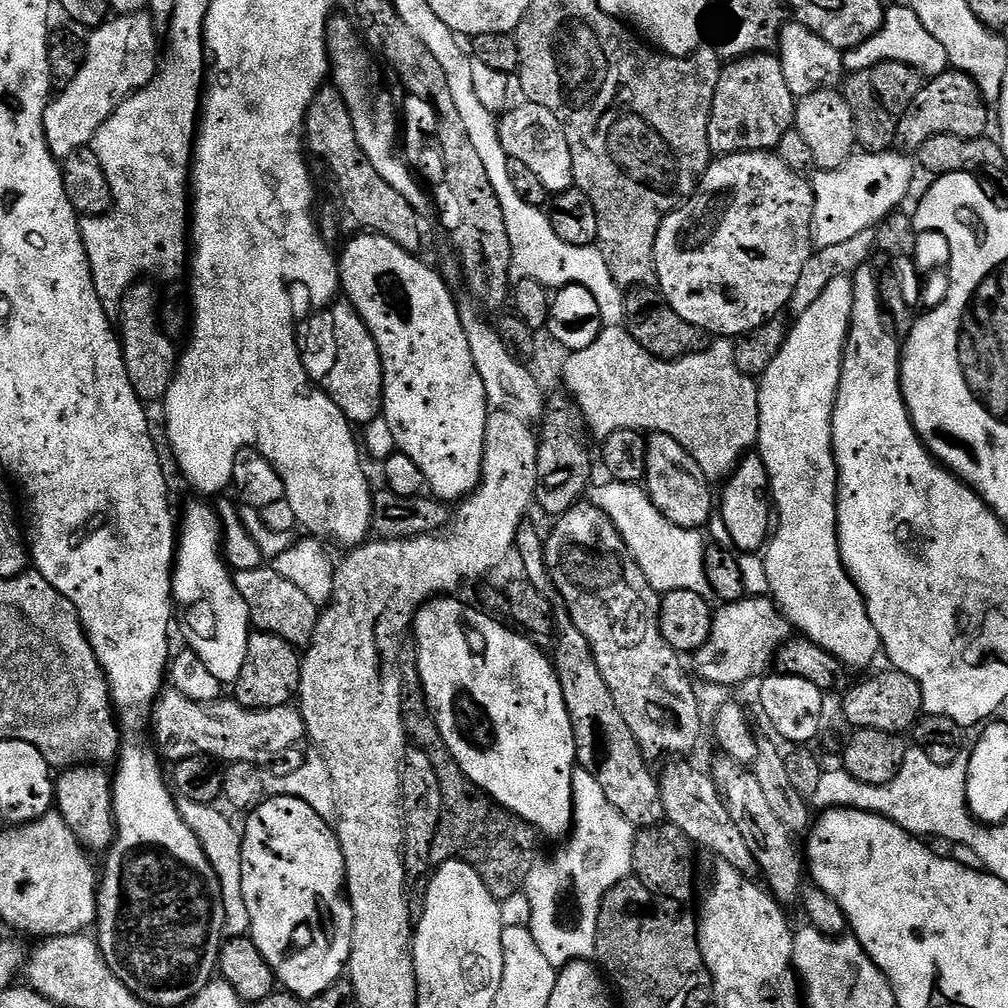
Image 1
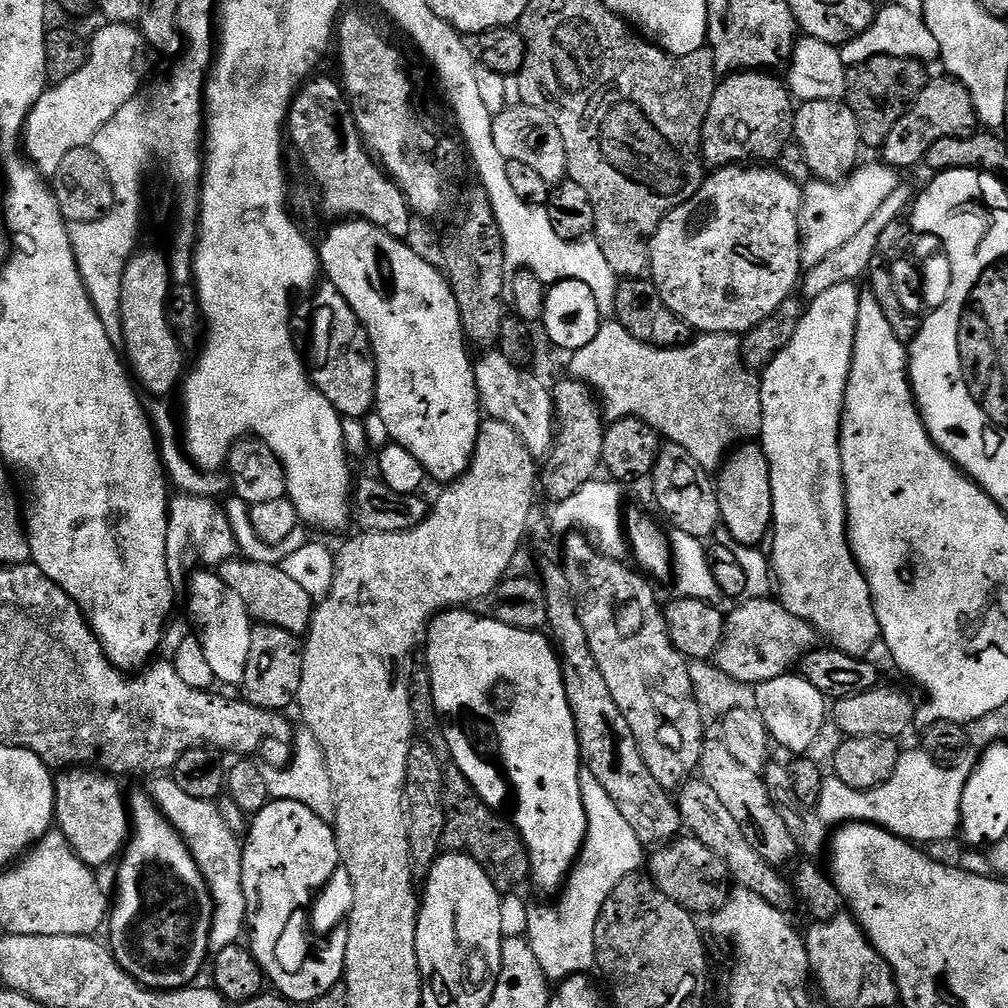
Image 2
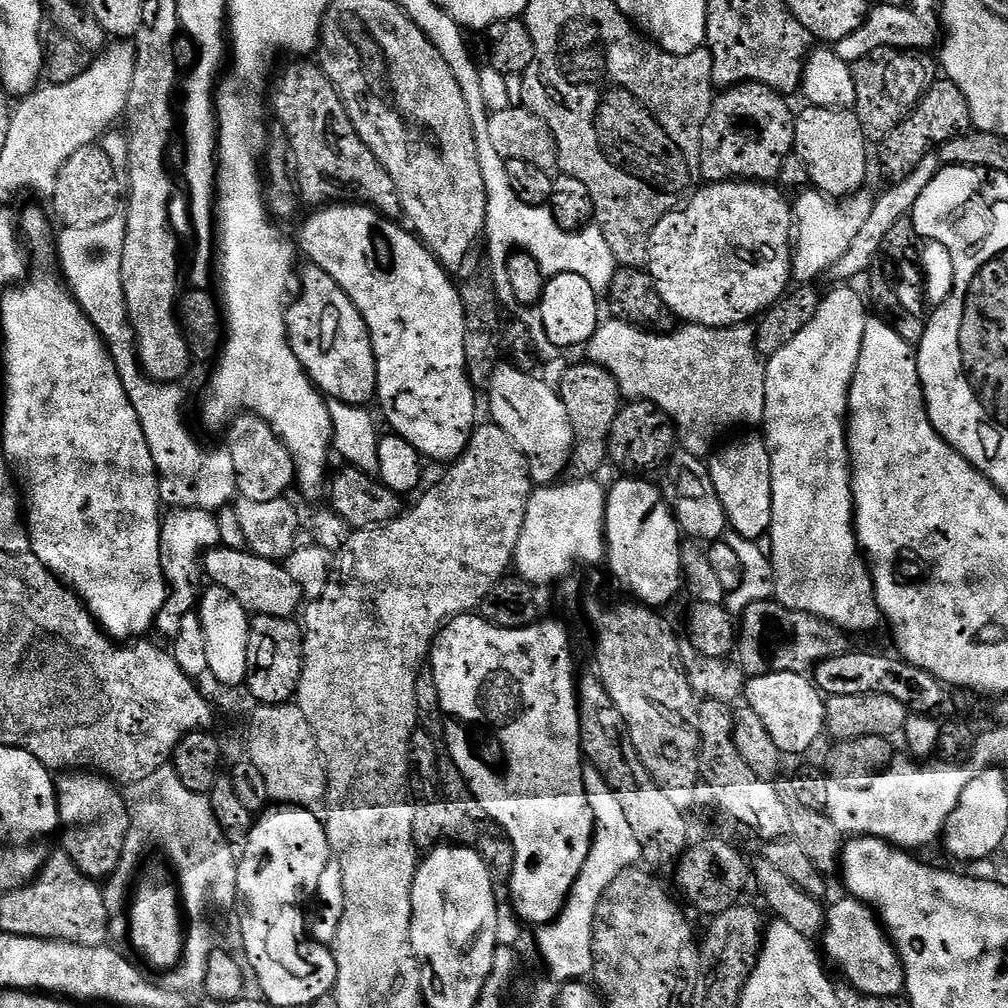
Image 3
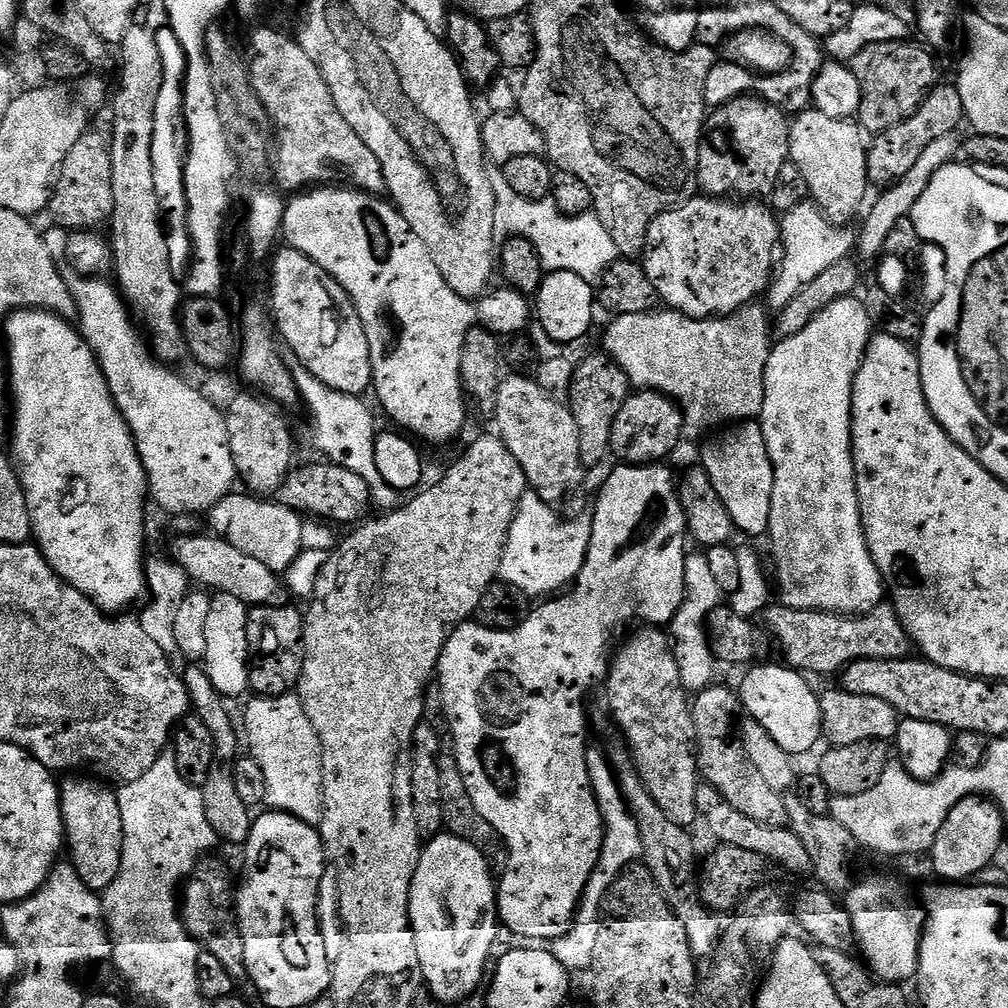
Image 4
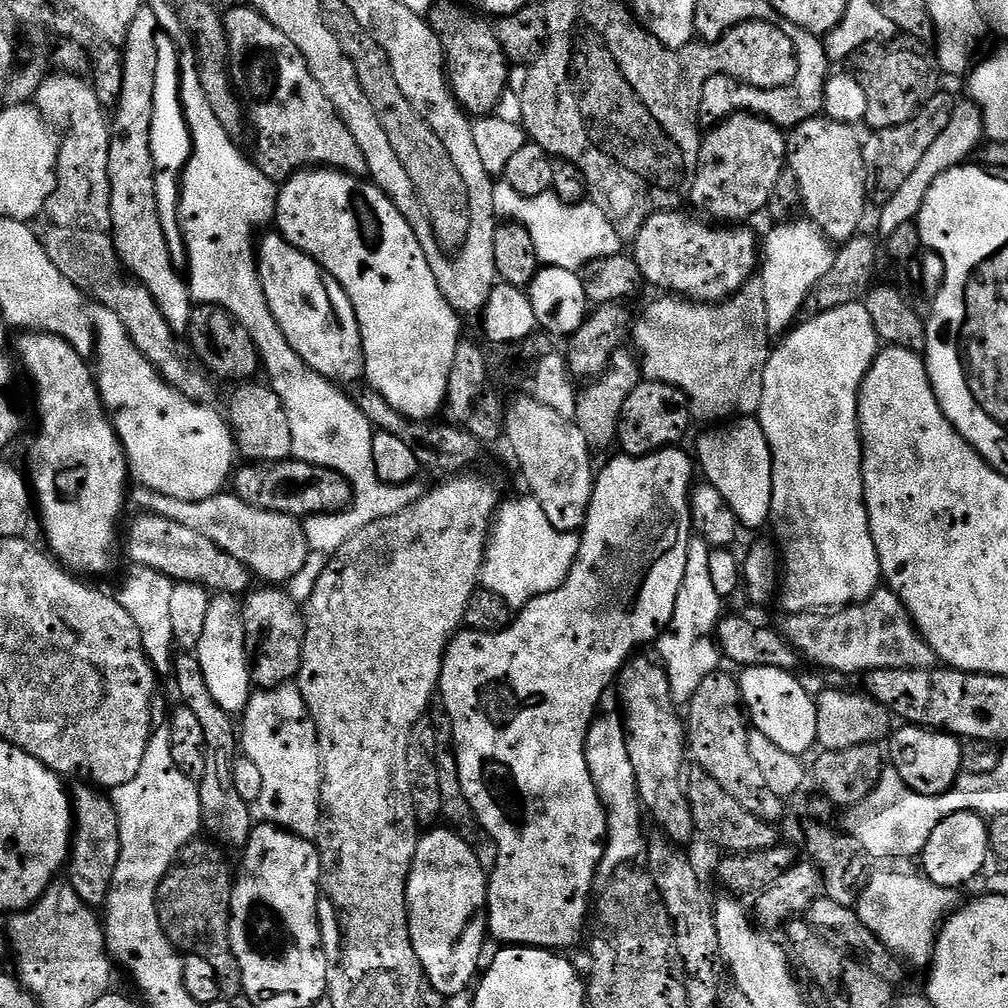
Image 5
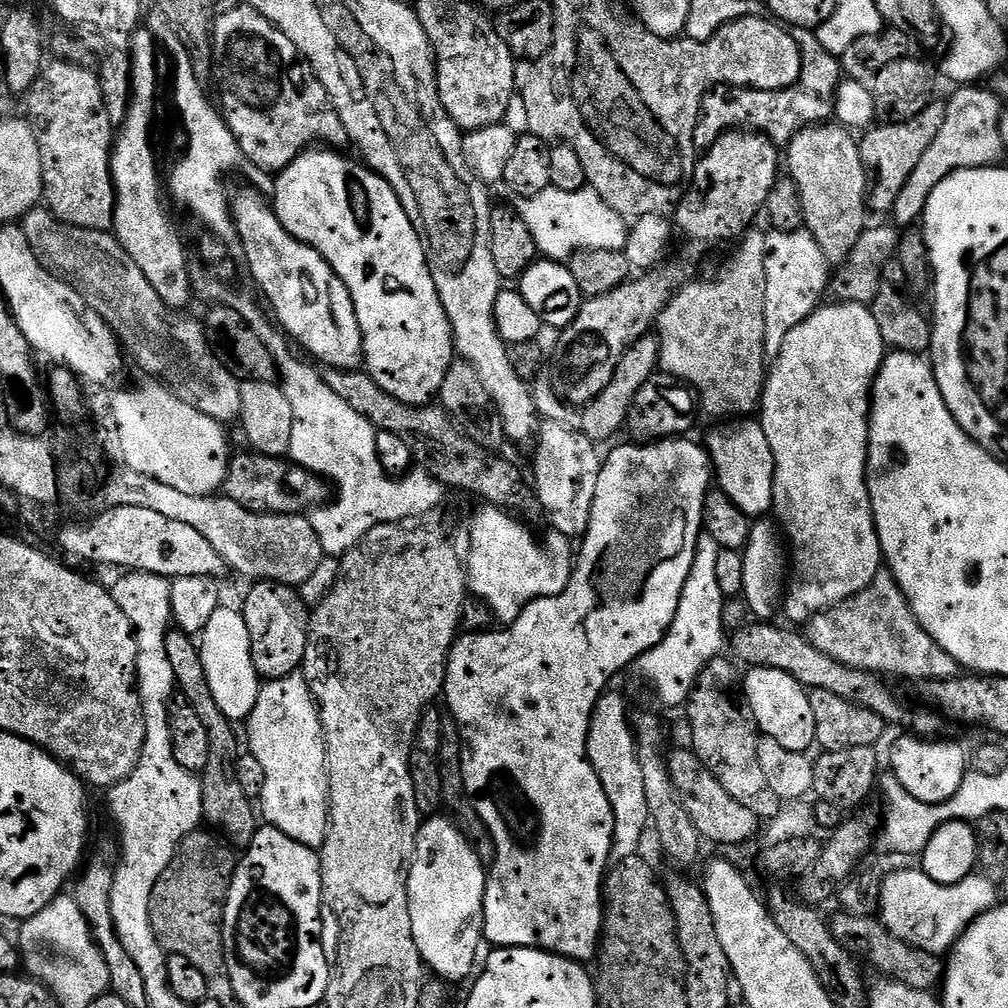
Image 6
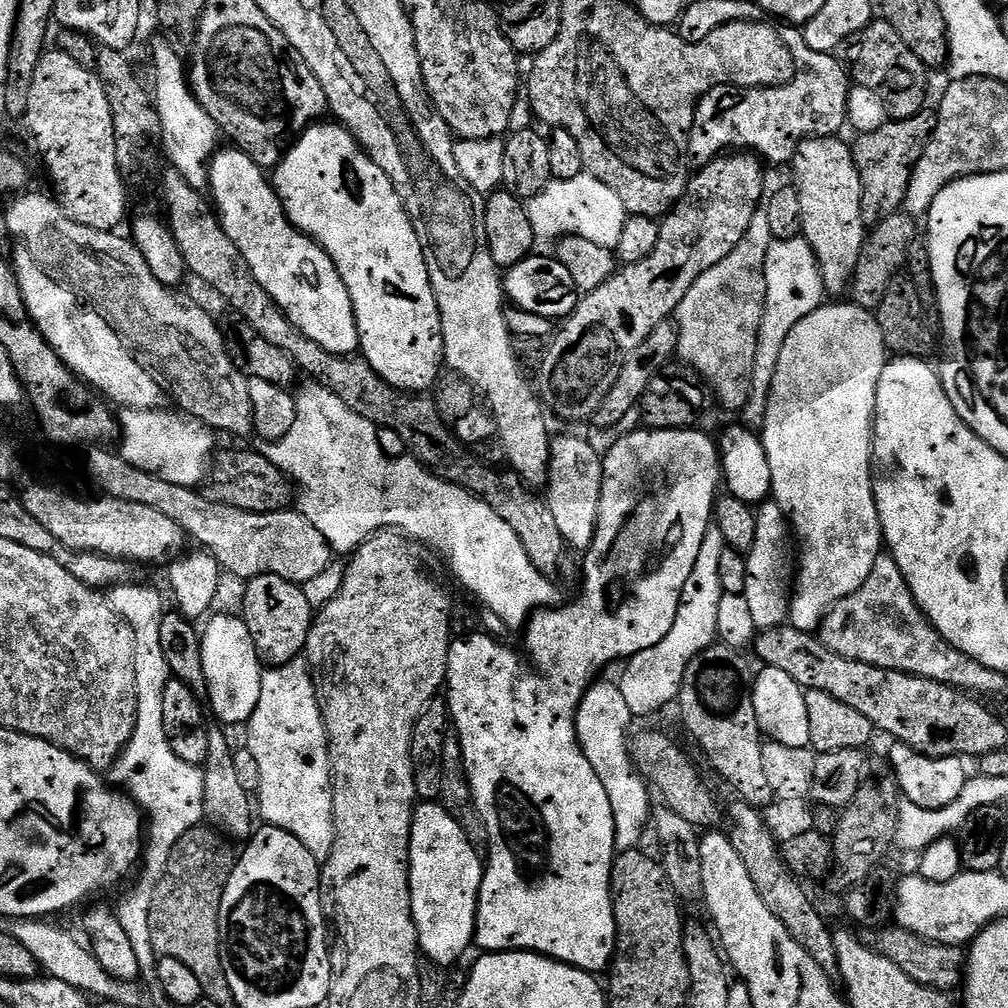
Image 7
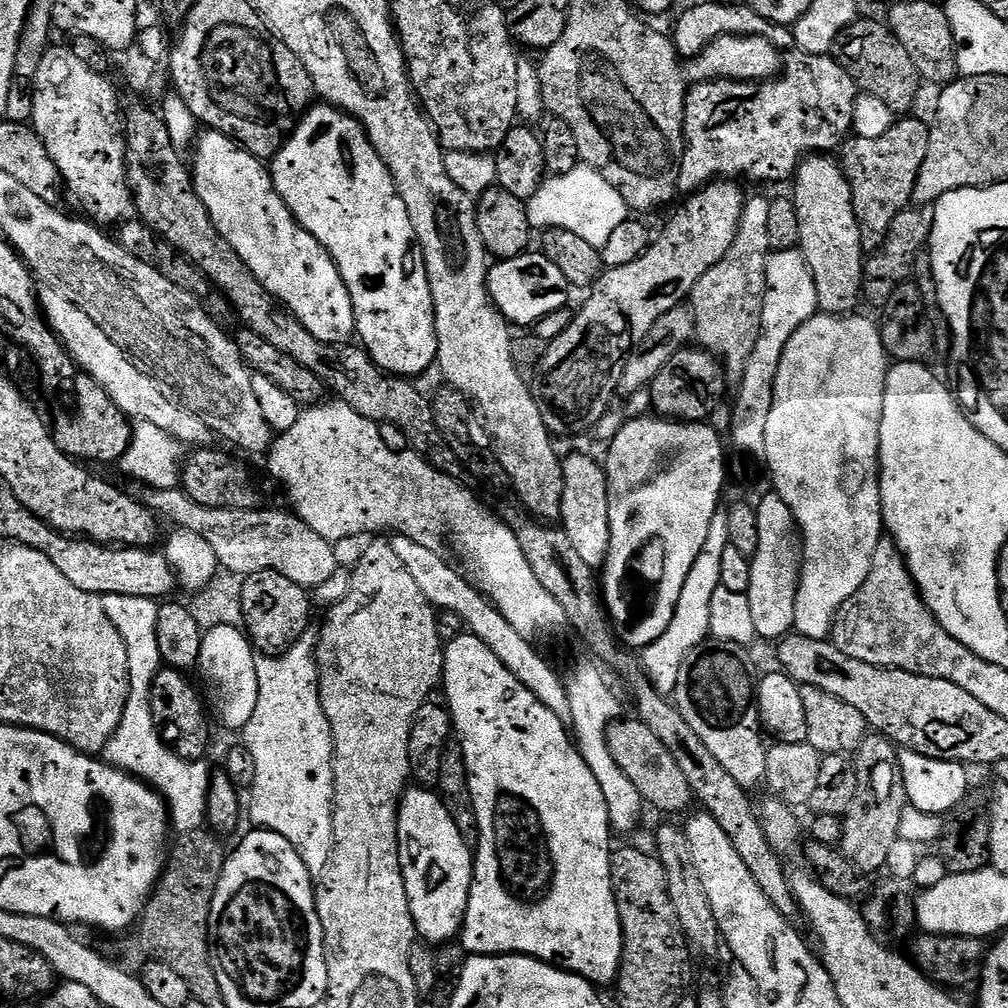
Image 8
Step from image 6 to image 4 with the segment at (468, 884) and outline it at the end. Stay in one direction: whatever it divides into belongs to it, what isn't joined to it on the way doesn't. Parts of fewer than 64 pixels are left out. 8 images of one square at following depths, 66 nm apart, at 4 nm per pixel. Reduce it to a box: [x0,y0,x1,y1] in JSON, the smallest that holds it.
[408,835,498,1006]

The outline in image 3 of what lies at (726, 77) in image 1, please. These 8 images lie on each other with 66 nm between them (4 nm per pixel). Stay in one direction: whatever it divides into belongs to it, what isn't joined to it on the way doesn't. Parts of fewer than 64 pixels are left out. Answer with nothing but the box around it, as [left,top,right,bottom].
[700,84,797,184]

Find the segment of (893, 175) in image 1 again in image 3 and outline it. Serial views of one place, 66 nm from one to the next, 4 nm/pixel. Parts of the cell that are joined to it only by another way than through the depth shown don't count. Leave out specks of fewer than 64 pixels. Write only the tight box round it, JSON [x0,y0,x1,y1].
[792,190,876,285]

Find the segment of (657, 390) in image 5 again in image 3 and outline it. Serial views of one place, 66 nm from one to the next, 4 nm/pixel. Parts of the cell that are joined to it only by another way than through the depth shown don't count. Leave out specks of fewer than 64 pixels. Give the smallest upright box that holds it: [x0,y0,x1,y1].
[608,400,677,474]

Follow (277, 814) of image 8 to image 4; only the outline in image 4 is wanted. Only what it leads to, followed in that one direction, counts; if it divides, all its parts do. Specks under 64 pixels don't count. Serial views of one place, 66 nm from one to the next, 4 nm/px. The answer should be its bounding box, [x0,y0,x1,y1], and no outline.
[242,694,324,826]

